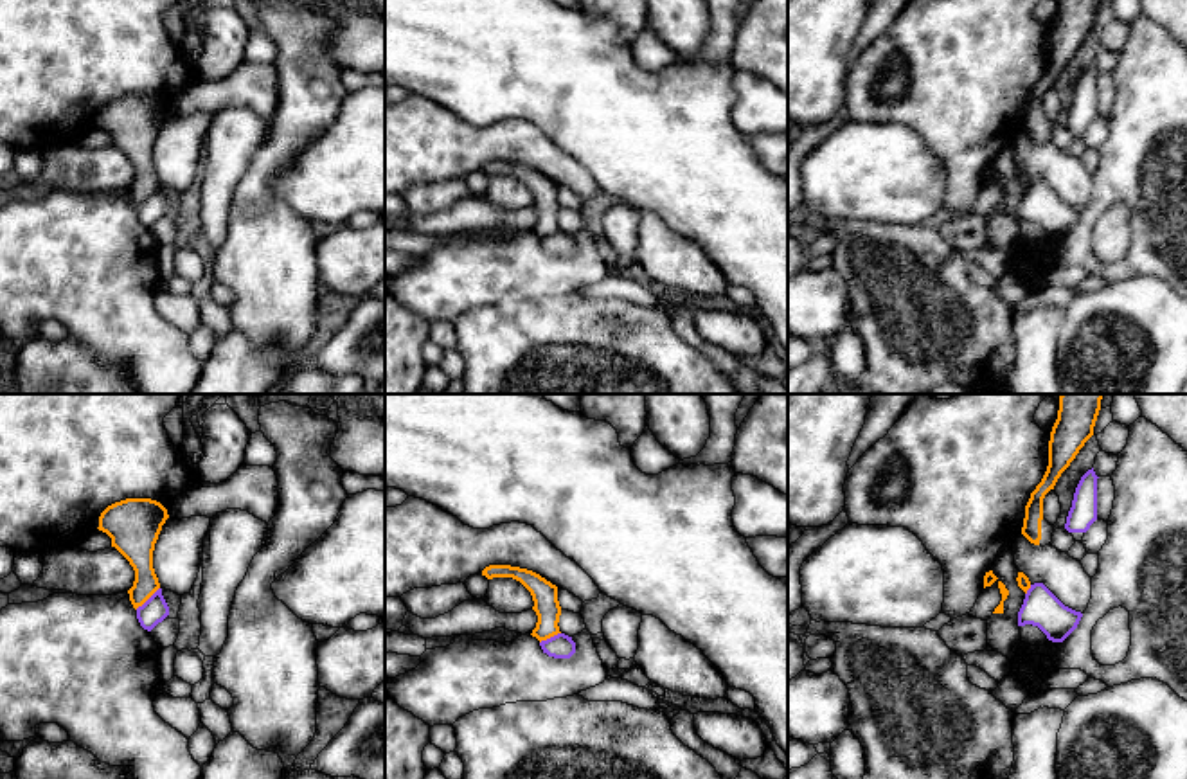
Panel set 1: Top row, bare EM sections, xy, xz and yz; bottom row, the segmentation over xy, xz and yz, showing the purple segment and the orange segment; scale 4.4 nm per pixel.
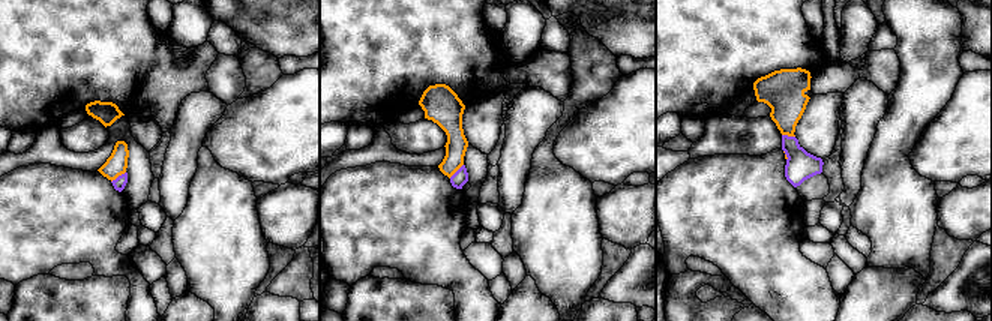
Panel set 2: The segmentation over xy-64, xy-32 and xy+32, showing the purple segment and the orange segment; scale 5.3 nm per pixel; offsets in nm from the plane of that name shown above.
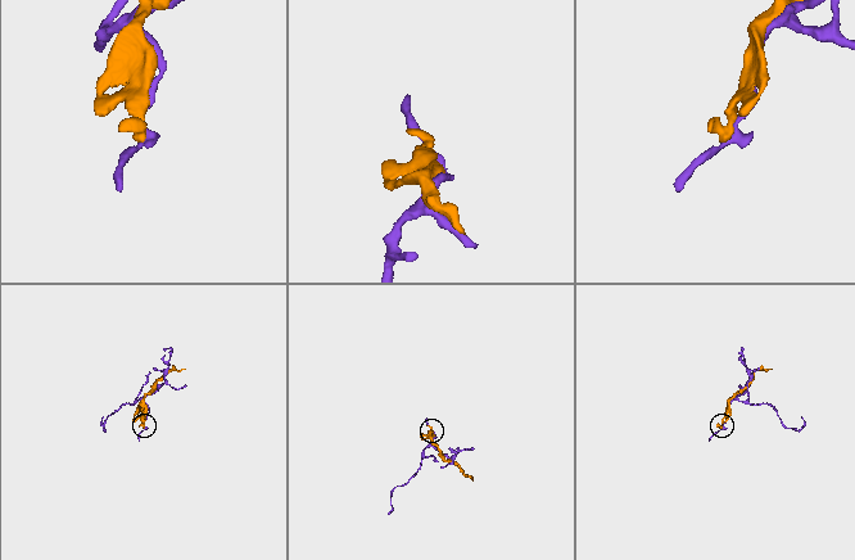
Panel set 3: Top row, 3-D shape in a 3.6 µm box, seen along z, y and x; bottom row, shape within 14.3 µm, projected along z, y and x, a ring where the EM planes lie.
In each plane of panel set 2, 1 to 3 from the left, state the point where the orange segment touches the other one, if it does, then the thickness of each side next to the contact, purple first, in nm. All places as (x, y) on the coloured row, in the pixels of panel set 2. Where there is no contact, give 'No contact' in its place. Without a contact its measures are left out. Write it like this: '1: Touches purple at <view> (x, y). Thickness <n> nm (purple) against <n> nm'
1: Touches purple at xy-64 (119, 176). Thickness 70 nm (purple) against 120 nm
2: Touches purple at xy-32 (456, 171). Thickness 80 nm (purple) against 120 nm
3: Touches purple at xy+32 (787, 135). Thickness 160 nm (purple) against 220 nm

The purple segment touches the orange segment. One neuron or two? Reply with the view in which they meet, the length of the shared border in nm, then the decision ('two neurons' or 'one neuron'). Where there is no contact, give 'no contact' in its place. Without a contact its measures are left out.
meets purple in xy; contact 150 nm long; two neurons

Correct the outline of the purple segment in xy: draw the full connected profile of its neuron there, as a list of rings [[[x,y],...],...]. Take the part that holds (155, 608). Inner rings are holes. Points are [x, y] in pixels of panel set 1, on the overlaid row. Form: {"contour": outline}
{"contour": [[[158,588],[142,606],[137,608],[140,626],[151,631],[158,622],[169,615],[169,606]]]}

